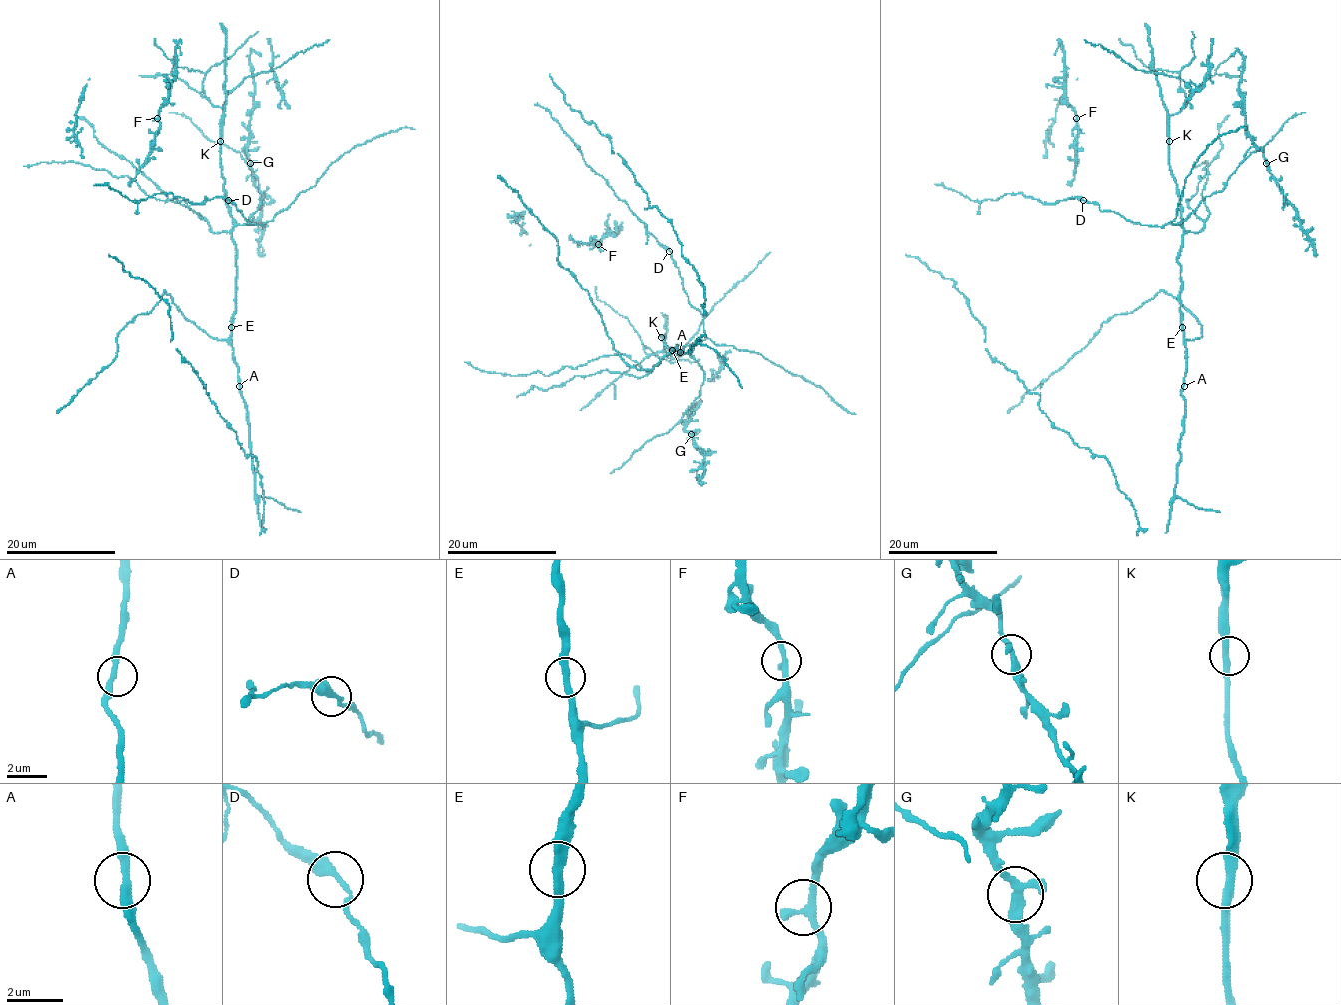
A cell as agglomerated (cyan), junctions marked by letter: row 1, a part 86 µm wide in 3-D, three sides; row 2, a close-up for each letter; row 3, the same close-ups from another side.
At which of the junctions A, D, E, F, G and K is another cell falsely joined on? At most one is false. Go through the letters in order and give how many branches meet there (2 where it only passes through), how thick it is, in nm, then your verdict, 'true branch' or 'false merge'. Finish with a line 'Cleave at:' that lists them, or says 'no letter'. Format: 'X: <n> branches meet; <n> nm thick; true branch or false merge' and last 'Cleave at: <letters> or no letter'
A: 2 branches meet; 300 nm thick; true branch
D: 2 branches meet; 360 nm thick; true branch
E: 2 branches meet; 320 nm thick; true branch
F: 2 branches meet; 280 nm thick; true branch
G: 2 branches meet; 340 nm thick; true branch
K: 2 branches meet; 340 nm thick; true branch
Cleave at: no letter

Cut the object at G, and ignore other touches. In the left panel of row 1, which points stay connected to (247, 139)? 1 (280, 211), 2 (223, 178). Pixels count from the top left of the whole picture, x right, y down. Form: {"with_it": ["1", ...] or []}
{"with_it": ["1", "2"]}

